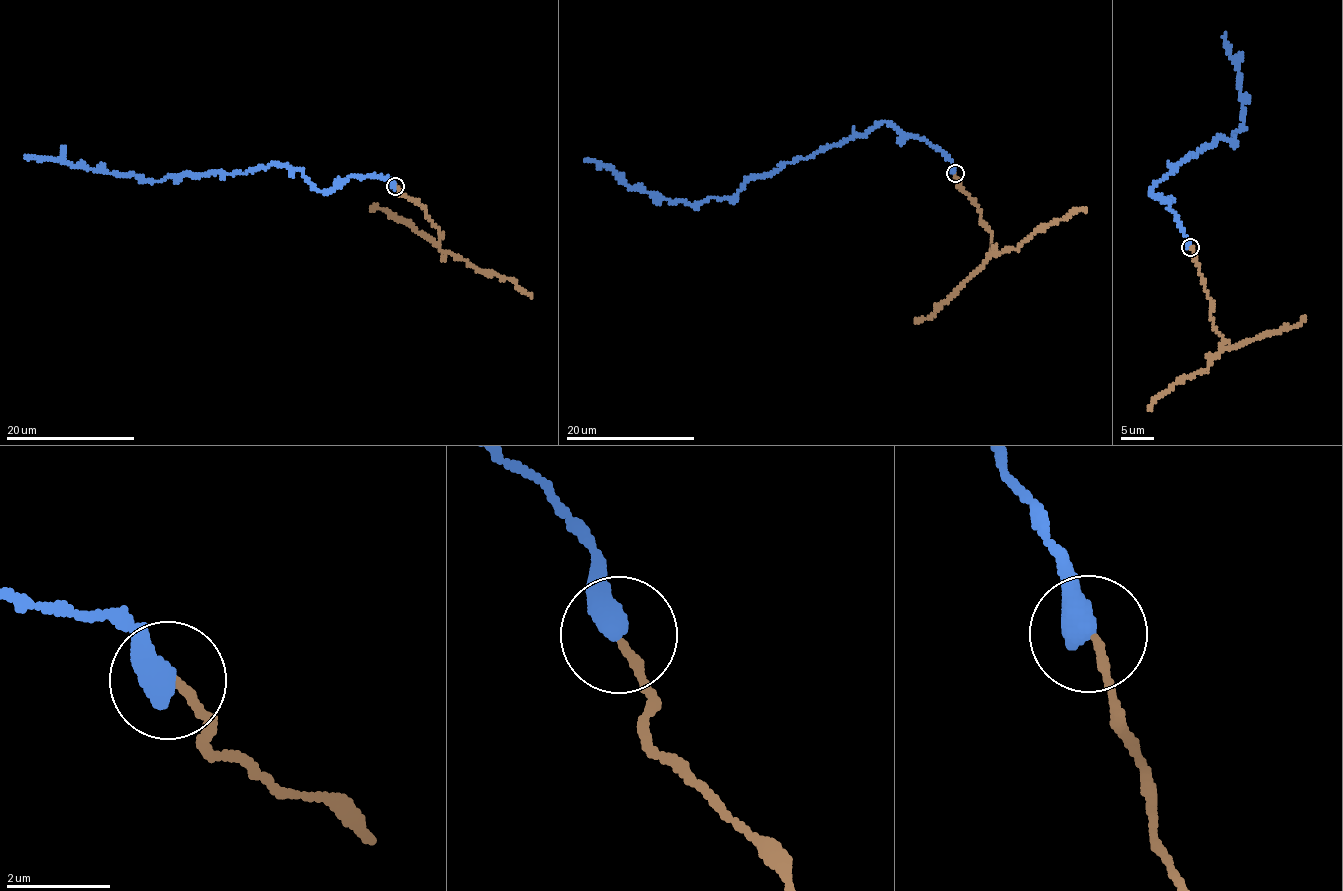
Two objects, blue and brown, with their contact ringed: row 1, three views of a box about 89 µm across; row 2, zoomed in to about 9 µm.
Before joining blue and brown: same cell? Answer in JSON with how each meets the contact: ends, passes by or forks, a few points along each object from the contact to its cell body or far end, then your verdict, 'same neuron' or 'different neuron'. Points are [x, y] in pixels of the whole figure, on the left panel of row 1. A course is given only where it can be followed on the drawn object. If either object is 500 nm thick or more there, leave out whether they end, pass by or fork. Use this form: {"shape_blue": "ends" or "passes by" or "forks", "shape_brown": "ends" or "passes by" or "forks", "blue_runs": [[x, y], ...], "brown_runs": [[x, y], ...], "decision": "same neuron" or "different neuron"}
{"blue_runs": [[396, 186], [384, 177], [355, 175], [318, 191], [299, 169], [277, 163], [153, 182], [26, 155]], "brown_runs": [[396, 186], [399, 194], [424, 209], [438, 228], [441, 250], [483, 272], [513, 281], [532, 296]], "decision": "same neuron"}

